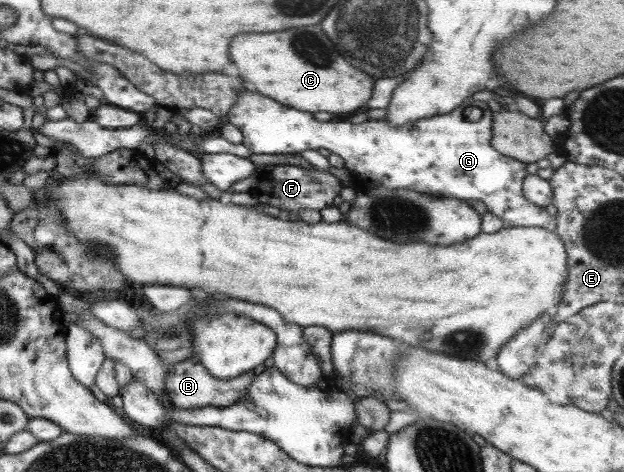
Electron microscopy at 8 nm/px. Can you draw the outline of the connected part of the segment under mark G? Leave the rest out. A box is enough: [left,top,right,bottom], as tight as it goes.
[227,91,556,231]

